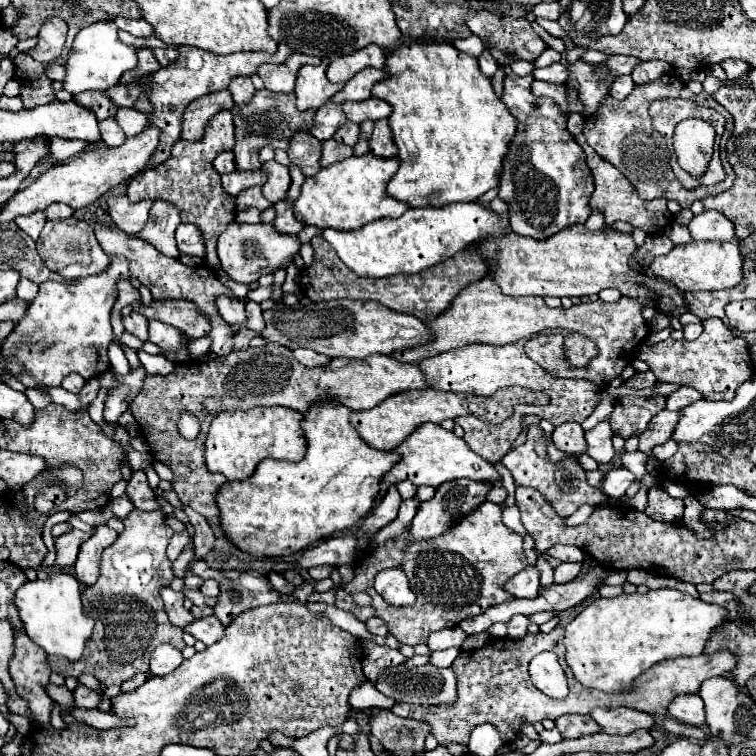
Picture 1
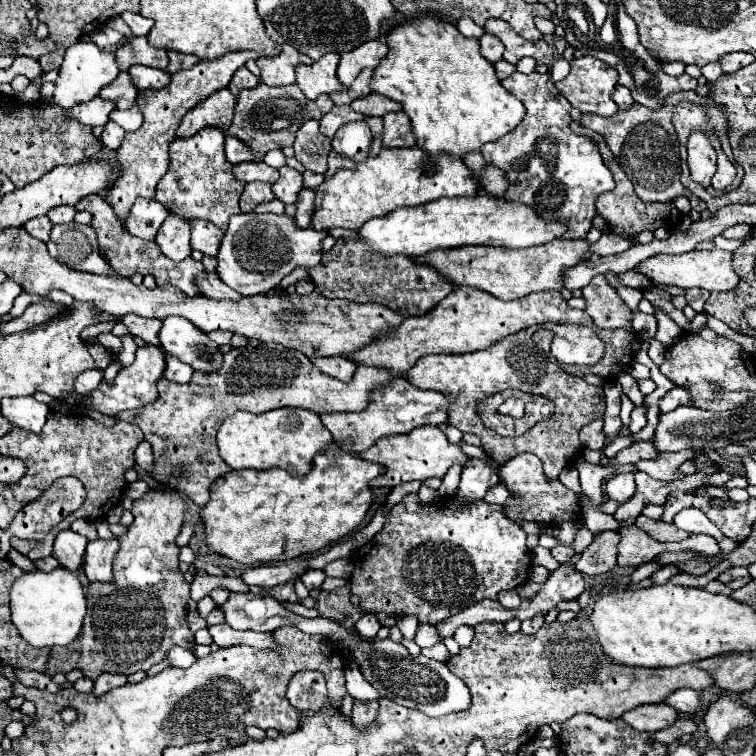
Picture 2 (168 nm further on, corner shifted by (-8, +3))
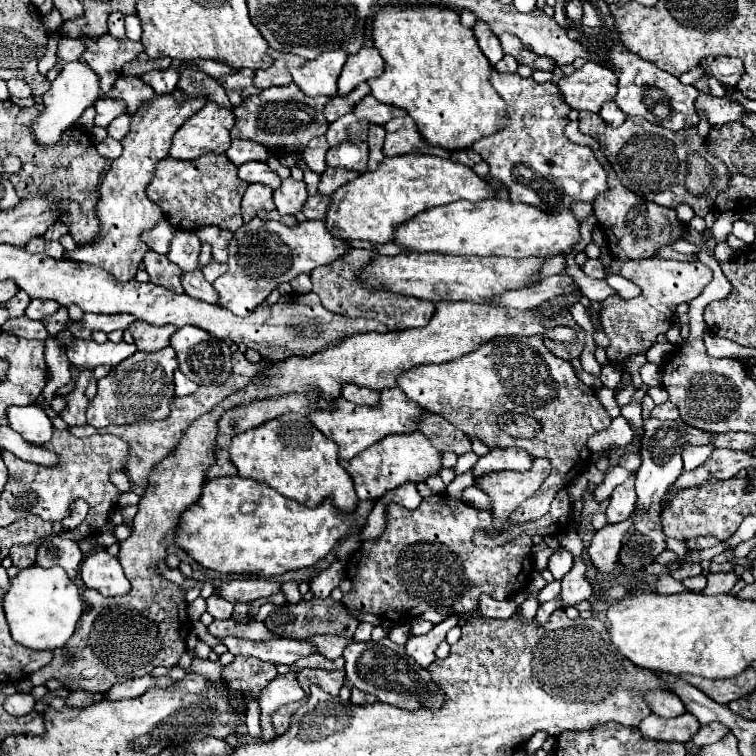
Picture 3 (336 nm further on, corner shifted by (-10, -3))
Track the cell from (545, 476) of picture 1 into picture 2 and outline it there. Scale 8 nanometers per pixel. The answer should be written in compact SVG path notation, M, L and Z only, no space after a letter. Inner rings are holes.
M522 453L506 461L498 471L500 483L506 485L510 491L510 497L506 499L504 515L512 521L536 521L538 525L560 525L564 521L578 519L580 515L580 499L566 489L558 479L548 481L542 471L542 461L532 453ZM520 497L520 501L516 501Z

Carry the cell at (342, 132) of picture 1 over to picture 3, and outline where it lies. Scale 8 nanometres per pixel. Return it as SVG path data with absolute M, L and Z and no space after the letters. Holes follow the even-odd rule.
M340 143L336 147L330 147L326 153L326 163L330 167L344 167L354 169L358 173L364 173L368 169L368 143Z

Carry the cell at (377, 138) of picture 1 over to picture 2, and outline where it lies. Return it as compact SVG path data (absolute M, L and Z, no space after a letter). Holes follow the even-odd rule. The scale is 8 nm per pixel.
M404 111L386 113L384 117L384 147L414 147L416 137L412 133L410 119Z

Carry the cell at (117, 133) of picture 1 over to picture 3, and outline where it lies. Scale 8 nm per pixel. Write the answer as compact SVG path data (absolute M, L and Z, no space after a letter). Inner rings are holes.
M106 137L102 143L96 145L98 147L98 153L106 159L116 159L122 155L122 143L118 139L112 139L112 137Z

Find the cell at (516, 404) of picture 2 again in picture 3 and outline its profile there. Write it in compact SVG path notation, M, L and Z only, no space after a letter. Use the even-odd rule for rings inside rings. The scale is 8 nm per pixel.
M542 335L534 337L496 337L484 343L474 353L456 361L440 365L418 365L398 377L398 387L408 399L420 403L426 411L442 415L466 437L480 439L490 449L494 447L520 447L528 455L546 457L552 463L552 471L532 498L524 501L512 515L512 523L524 523L540 519L548 513L554 495L568 487L590 465L590 451L586 439L610 425L610 415L600 405L596 391L586 387L574 373L568 361L554 357L542 341ZM516 411L532 415L542 421L542 431L534 439L516 439L502 433L496 425L498 415Z

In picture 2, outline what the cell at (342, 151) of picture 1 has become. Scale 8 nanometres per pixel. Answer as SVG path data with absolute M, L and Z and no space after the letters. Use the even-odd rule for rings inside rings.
M330 153L330 155L328 155L328 171L324 173L324 177L328 179L328 177L332 177L338 169L352 169L352 167L356 167L354 161L348 161L346 157L340 157L338 153Z

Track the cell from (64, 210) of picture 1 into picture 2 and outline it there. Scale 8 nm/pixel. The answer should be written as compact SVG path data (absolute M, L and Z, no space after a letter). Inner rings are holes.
M56 207L56 209L50 209L48 211L48 219L54 223L54 225L64 225L64 223L72 223L76 215L76 209L74 207Z

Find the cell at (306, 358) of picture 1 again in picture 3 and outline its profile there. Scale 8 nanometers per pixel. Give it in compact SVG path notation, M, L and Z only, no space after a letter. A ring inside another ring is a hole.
M344 383L342 397L352 403L360 403L360 405L376 405L378 403L378 391L368 389L368 387L358 387L356 383Z

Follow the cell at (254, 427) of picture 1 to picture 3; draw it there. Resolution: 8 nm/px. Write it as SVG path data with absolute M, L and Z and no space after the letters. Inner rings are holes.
M286 413L256 429L234 435L230 461L236 465L240 477L264 481L288 499L318 505L326 497L332 497L334 505L342 511L350 511L358 505L352 477L338 463L338 445L324 437L306 415Z

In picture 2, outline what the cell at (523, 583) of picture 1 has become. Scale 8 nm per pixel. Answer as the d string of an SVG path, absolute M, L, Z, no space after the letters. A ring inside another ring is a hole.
M512 589L512 591L500 591L498 593L498 603L506 609L516 609L520 605L520 597L518 593Z

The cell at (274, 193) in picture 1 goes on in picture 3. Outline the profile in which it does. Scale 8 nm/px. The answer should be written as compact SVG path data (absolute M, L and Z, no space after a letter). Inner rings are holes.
M288 177L288 179L284 179L282 185L274 191L276 211L278 211L280 215L296 215L298 211L302 211L306 197L308 197L308 193L306 193L306 183Z

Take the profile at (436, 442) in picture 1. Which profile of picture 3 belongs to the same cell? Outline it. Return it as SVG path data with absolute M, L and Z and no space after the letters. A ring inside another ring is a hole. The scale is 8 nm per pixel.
M416 431L410 435L388 435L380 443L374 443L350 461L340 461L340 465L350 473L354 481L354 491L360 501L380 499L388 491L400 487L402 483L420 483L442 469L442 453L430 443L430 439Z

